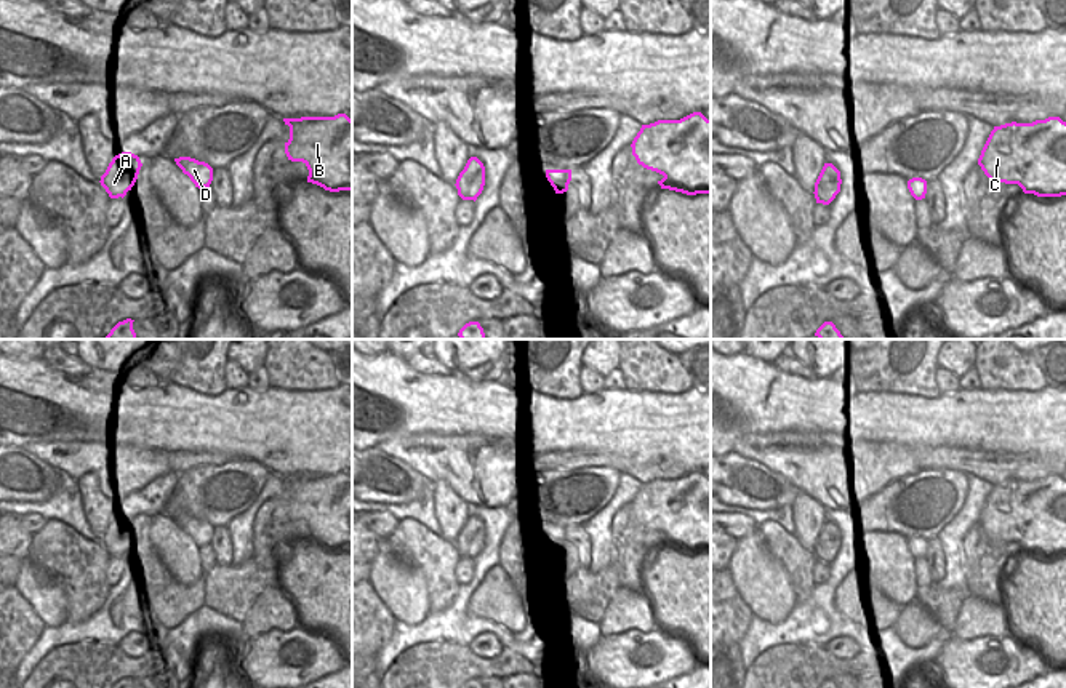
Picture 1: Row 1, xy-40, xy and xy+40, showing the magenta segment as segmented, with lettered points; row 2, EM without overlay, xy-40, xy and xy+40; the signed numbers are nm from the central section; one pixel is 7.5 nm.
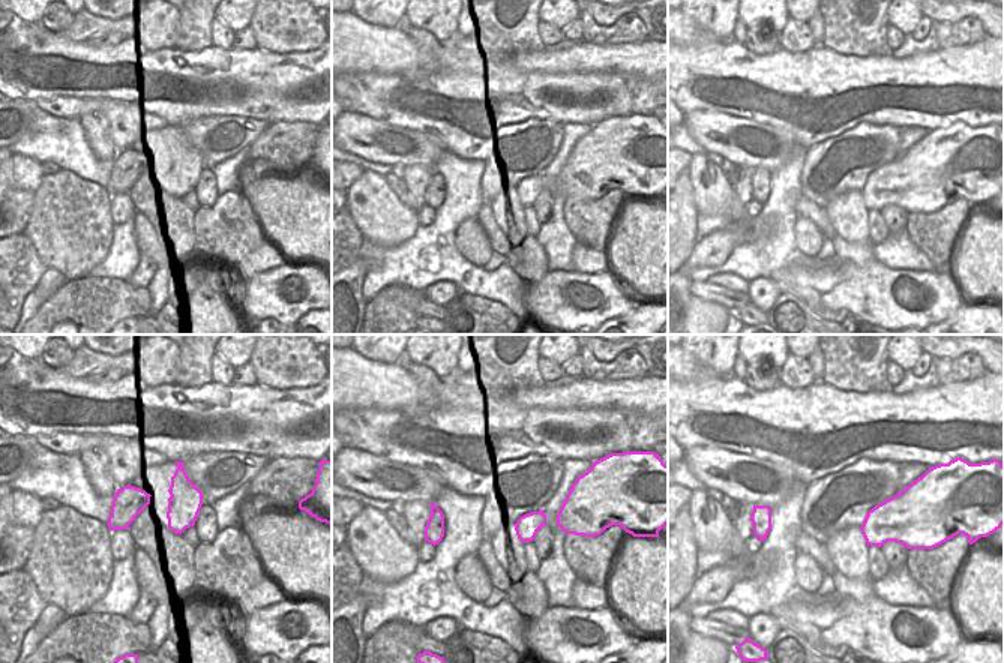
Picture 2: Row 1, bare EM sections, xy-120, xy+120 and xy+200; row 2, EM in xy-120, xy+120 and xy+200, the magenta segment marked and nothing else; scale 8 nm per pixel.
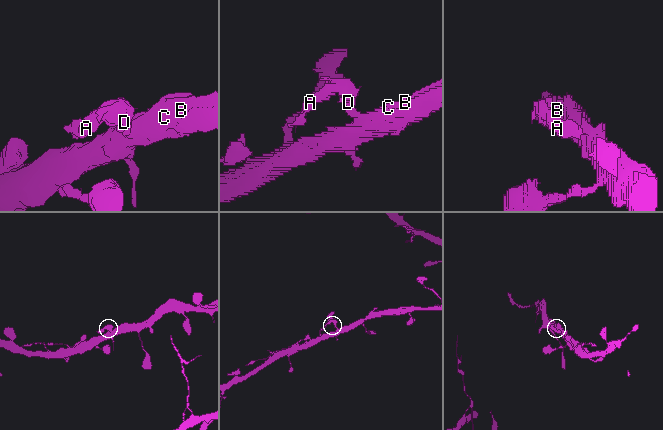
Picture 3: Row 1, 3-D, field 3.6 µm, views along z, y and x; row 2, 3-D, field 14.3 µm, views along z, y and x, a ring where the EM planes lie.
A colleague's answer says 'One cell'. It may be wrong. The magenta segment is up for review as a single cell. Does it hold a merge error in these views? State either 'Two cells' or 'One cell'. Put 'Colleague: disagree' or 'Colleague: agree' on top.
Colleague: agree
One cell.

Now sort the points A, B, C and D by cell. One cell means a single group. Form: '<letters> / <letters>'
A B C D

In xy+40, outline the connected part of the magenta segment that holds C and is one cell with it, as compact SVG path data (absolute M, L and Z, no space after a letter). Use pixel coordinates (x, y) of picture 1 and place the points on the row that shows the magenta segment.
M1048 117L994 126L978 165L991 181L1018 184L1024 194L1066 195L1066 122Z

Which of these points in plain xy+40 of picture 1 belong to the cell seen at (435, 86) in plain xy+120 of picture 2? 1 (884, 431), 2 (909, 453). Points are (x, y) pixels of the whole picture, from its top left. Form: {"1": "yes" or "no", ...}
{"1": "no", "2": "yes"}

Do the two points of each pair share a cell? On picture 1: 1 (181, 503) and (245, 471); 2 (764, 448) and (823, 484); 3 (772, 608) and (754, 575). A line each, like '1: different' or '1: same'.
1: same
2: same
3: same

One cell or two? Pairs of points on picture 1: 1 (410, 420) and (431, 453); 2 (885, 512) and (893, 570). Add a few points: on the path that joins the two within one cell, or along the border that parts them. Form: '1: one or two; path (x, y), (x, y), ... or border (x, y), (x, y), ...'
1: two; border (455, 432), (448, 436), (407, 434), (381, 442)
2: two; border (868, 524), (884, 532), (898, 532), (908, 538)

